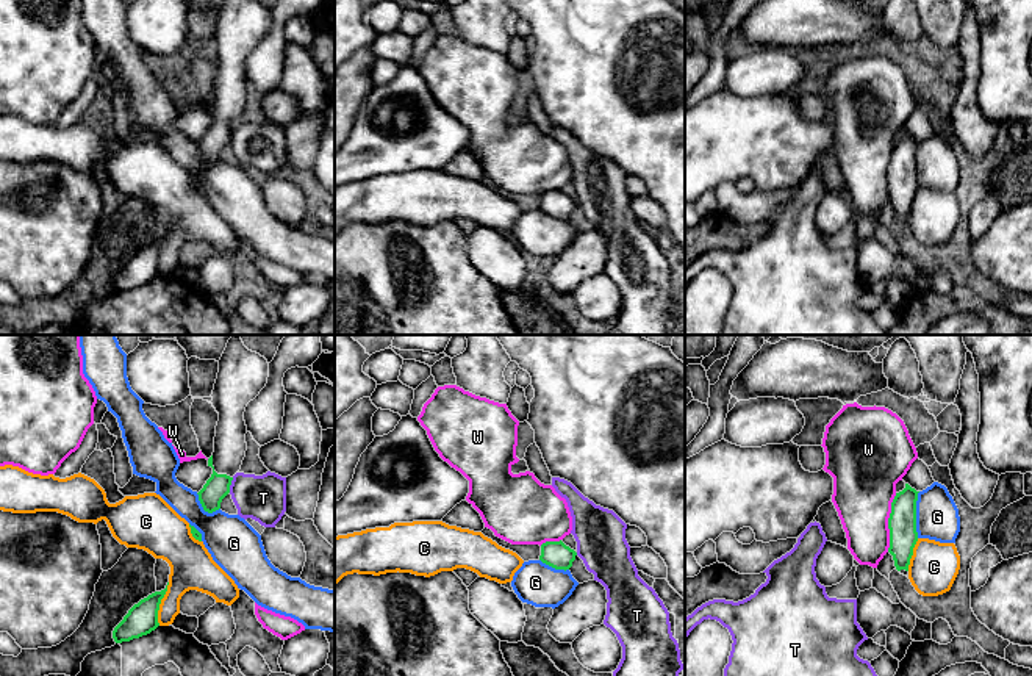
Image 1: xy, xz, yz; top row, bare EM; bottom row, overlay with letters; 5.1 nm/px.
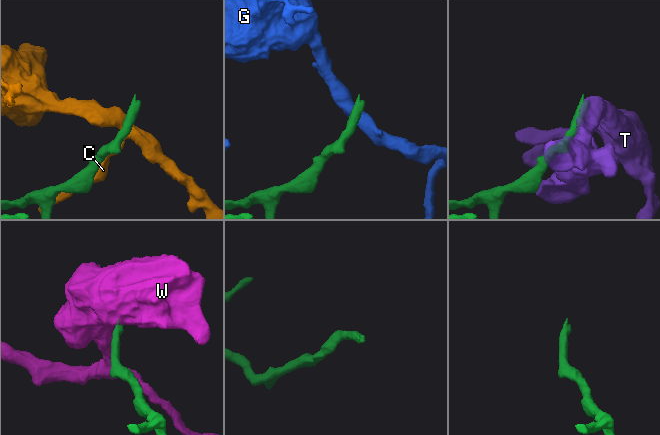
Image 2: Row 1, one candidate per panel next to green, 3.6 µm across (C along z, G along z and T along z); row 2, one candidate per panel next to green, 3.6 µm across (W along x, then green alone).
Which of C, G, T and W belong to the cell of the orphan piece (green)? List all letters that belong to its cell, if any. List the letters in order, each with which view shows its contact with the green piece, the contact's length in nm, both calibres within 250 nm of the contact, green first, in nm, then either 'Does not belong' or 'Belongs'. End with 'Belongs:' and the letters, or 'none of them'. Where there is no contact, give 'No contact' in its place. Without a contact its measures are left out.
C: Touches green in xy. Shared border 240 nm. Thickness 160 nm (green) against 220 nm. Does not belong
G: Touches green in yz. Shared border 240 nm. Thickness 140 nm (green) against 220 nm. Does not belong
T: Touches green in xy. Shared border 80 nm. Thickness 120 nm (green) against 240 nm. Does not belong
W: Touches green in yz. Shared border 300 nm. Thickness 140 nm (green) against 320 nm. Does not belong
Belongs: none of them

